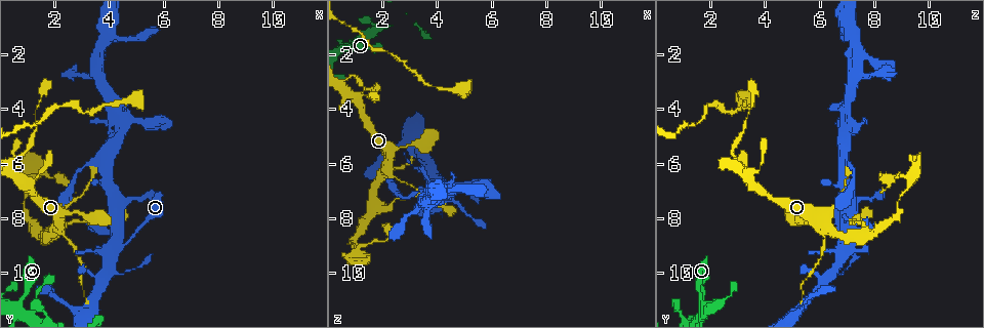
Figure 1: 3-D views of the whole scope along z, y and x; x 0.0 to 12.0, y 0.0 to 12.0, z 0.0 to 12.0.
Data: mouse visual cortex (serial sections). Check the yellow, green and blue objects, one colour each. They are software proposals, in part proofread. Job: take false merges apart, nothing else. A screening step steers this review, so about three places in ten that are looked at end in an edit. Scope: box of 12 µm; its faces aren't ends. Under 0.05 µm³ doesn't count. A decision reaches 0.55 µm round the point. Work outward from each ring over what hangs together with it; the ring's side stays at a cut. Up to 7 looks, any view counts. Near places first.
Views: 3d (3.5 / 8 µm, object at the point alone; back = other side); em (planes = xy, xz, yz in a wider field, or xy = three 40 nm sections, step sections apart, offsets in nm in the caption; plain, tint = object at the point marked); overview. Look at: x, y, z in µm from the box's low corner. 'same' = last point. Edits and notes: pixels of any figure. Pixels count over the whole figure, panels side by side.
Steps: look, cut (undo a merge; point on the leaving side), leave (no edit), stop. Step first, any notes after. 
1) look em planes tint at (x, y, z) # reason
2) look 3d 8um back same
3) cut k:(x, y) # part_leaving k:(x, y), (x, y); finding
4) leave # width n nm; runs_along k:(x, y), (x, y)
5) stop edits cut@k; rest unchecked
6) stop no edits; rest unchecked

look 3d 3.5um back at (2.2, 8.2, 6.2) # thick turns thin

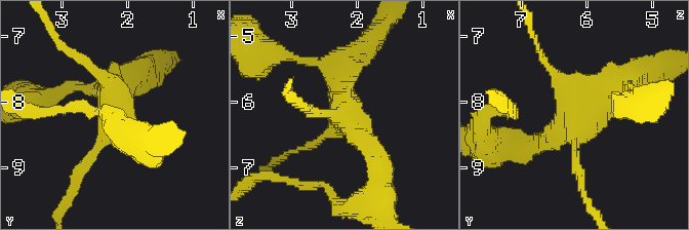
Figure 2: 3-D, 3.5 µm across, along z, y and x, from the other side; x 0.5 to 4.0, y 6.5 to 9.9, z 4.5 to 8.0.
look em xy step 2 tint at (2.15, 8.30, 6.20) # shape alone is not enough

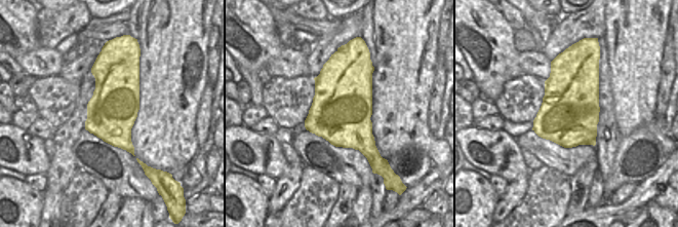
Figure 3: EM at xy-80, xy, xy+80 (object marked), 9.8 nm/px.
leave # runs_along 2:(624, 85), (523, 145); one cell here

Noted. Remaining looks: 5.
look 3d 3.5um back at (0.9, 7.5, 8.8) # sudden change in width

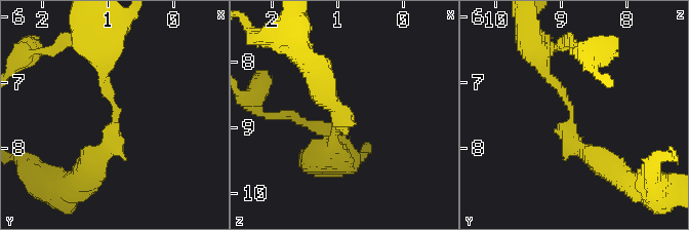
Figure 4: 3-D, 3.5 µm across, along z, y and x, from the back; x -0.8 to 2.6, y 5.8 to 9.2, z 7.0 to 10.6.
look em planes tint at (0.85, 7.45, 8.85) # arm_widths 200, 250 nm

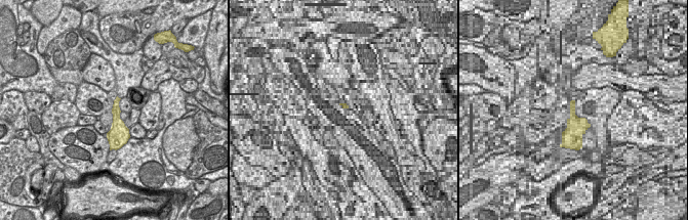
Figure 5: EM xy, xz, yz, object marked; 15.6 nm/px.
leave # runs_along 4:(93, 159), (115, 124), (103, 52); continuous, no second cell

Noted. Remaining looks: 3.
look 3d 3.5um at (1.1, 5.5, 2.8) # sudden change in width

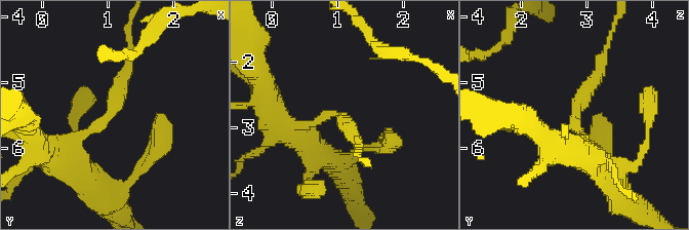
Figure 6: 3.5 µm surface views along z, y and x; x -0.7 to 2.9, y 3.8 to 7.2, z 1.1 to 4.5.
look em xy step 2 tint at (1.05, 5.50, 2.80) # arm_widths 200, 250 nm; now the EM

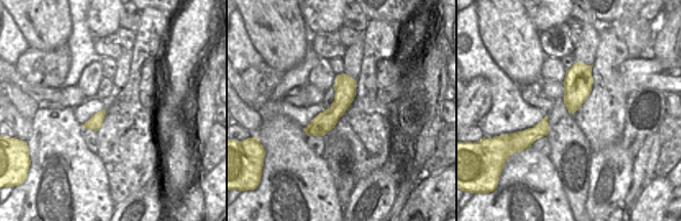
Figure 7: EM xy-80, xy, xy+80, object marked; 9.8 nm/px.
leave # runs_along 6:(69, 158), (110, 114), (129, 58); continuous, no second cell

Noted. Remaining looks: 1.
stop no edits; rest unchecked

